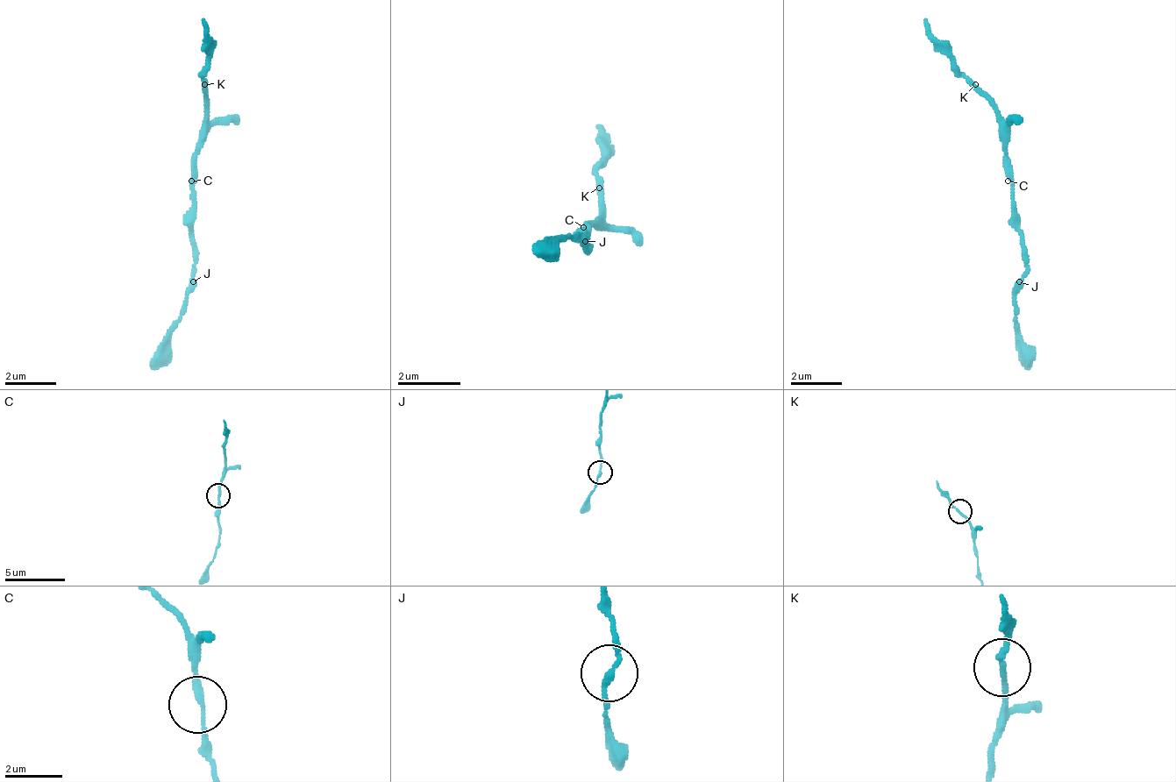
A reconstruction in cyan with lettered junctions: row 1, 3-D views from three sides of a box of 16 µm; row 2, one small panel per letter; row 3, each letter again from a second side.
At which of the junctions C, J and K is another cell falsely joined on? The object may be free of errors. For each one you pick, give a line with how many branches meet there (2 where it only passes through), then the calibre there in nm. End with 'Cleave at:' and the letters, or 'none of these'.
J: 2 branches meet; 180 nm thick
Cleave at: J

